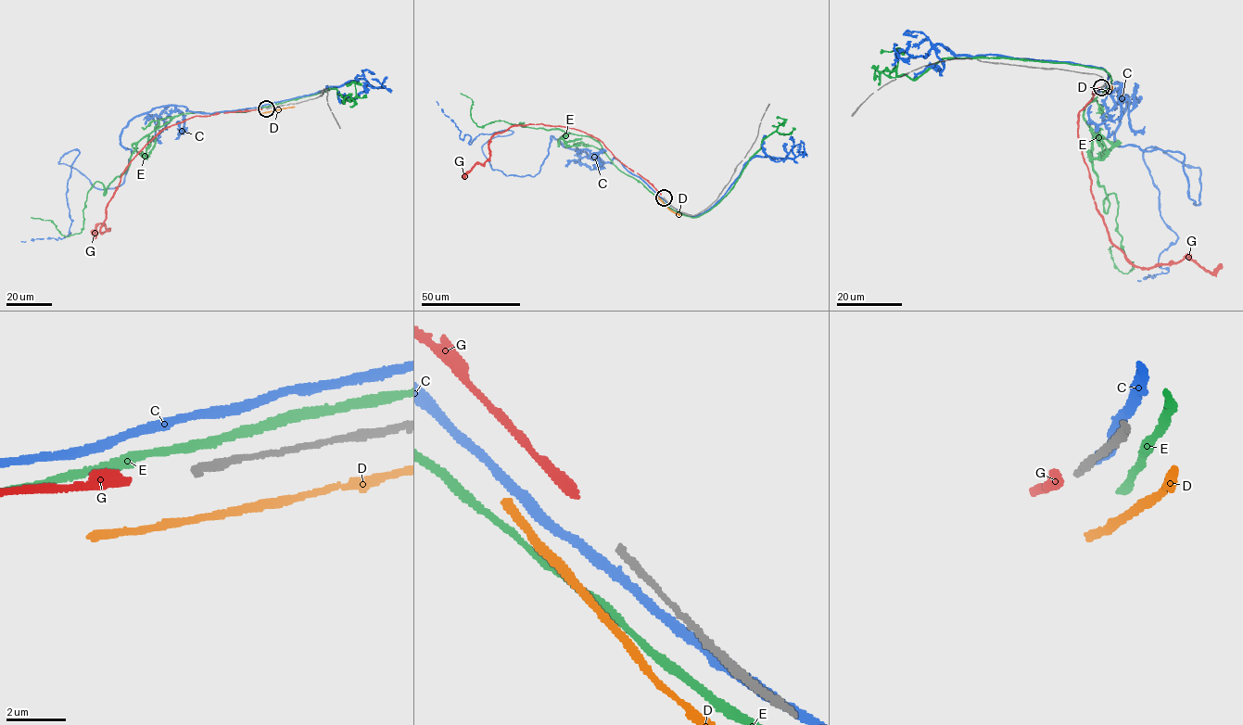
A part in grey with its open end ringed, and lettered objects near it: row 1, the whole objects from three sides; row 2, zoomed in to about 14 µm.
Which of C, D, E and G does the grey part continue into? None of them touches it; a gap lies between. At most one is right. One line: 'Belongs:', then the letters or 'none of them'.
Belongs: G

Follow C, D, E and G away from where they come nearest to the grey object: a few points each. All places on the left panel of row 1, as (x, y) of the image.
C: (264, 106), (137, 115), (113, 188), (58, 164), (66, 154), (79, 154), (70, 233), (20, 241)
D: (267, 111), (294, 107)
E: (265, 107), (178, 115), (154, 130), (105, 194), (98, 181), (88, 191), (80, 233), (31, 218)
G: (261, 108), (193, 116), (160, 131), (121, 174), (99, 231), (109, 231), (99, 223), (95, 235), (91, 231)

